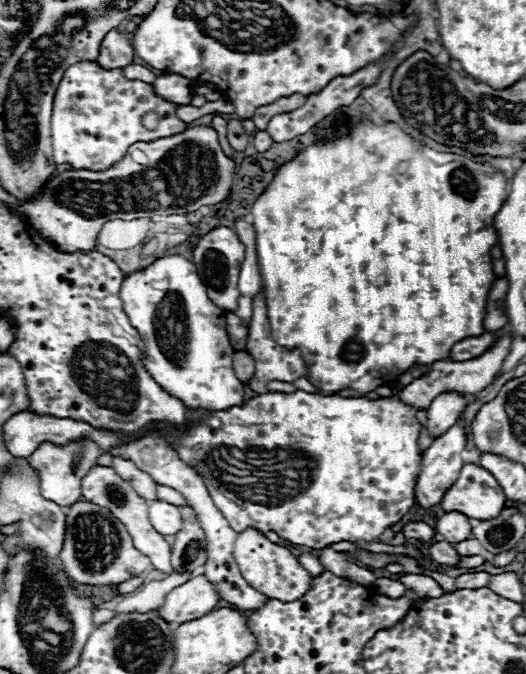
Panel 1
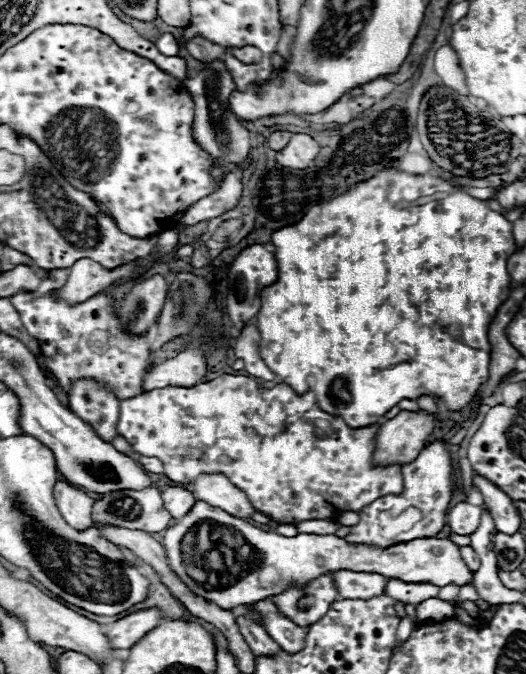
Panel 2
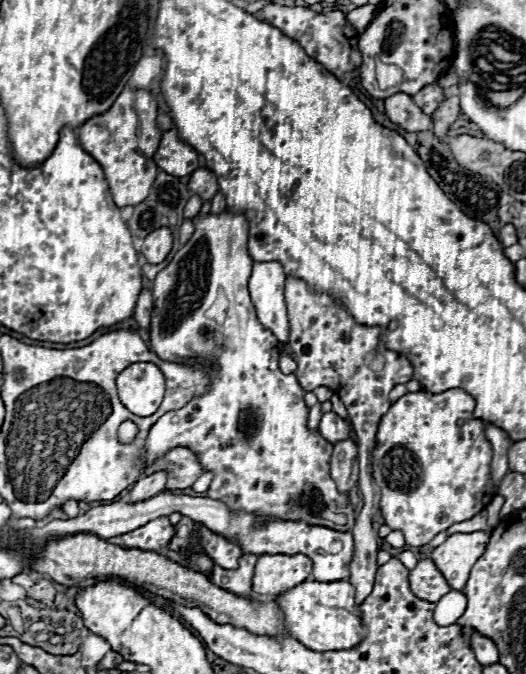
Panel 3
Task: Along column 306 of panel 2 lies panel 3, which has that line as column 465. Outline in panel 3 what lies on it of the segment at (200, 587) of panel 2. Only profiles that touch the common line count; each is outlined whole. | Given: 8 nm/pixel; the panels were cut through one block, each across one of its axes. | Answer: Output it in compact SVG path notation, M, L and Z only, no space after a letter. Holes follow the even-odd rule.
M488 532L452 534L444 544L432 550L432 562L444 574L452 590L462 590L466 586L468 574L474 562L484 554L488 538Z

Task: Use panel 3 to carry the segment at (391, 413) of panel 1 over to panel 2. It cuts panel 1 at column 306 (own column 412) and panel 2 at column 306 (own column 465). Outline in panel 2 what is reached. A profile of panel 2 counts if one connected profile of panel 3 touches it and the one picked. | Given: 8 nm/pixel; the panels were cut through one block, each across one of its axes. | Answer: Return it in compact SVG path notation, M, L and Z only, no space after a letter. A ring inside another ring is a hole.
M224 374L220 378L214 378L210 382L202 382L196 384L192 388L176 388L176 386L166 386L166 388L158 388L158 390L150 390L144 392L136 398L130 400L122 400L120 402L120 418L116 424L116 432L126 438L132 444L132 450L142 454L142 456L156 456L162 460L164 464L164 474L176 482L176 484L192 484L200 474L224 474L236 488L244 490L244 494L248 496L248 500L252 502L252 506L266 514L270 520L274 520L276 524L298 524L304 520L334 520L338 518L342 512L360 512L364 510L364 506L368 506L370 502L374 502L380 496L388 496L388 494L402 494L404 490L404 478L400 472L400 464L390 464L390 466L374 466L372 464L372 456L376 450L376 434L380 430L380 424L372 424L372 426L364 426L364 428L350 428L346 426L346 422L342 418L330 416L324 410L320 410L316 396L312 394L312 390L304 392L304 394L296 394L290 386L286 384L278 384L274 388L262 388L256 380L248 378L248 376L230 376Z

